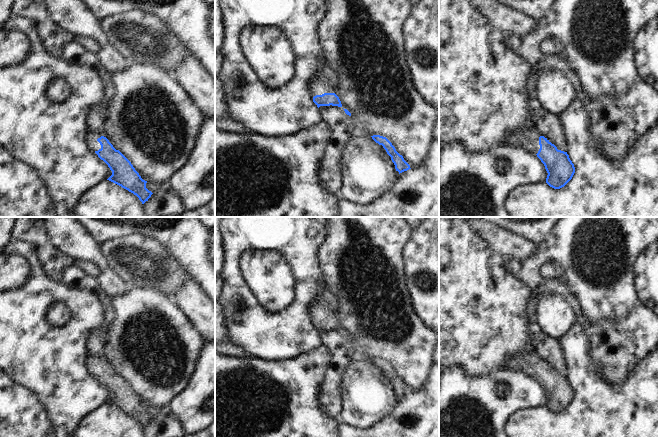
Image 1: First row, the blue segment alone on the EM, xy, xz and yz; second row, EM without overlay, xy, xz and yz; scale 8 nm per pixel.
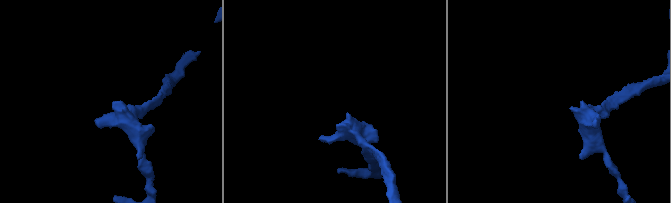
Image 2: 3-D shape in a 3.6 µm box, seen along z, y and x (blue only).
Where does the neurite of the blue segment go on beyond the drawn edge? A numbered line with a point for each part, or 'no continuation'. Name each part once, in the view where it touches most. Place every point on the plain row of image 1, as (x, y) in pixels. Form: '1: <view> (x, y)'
1: xz (325, 304)

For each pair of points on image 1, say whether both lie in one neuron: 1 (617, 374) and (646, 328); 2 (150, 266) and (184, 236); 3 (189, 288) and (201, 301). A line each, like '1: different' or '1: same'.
1: same
2: different
3: same

